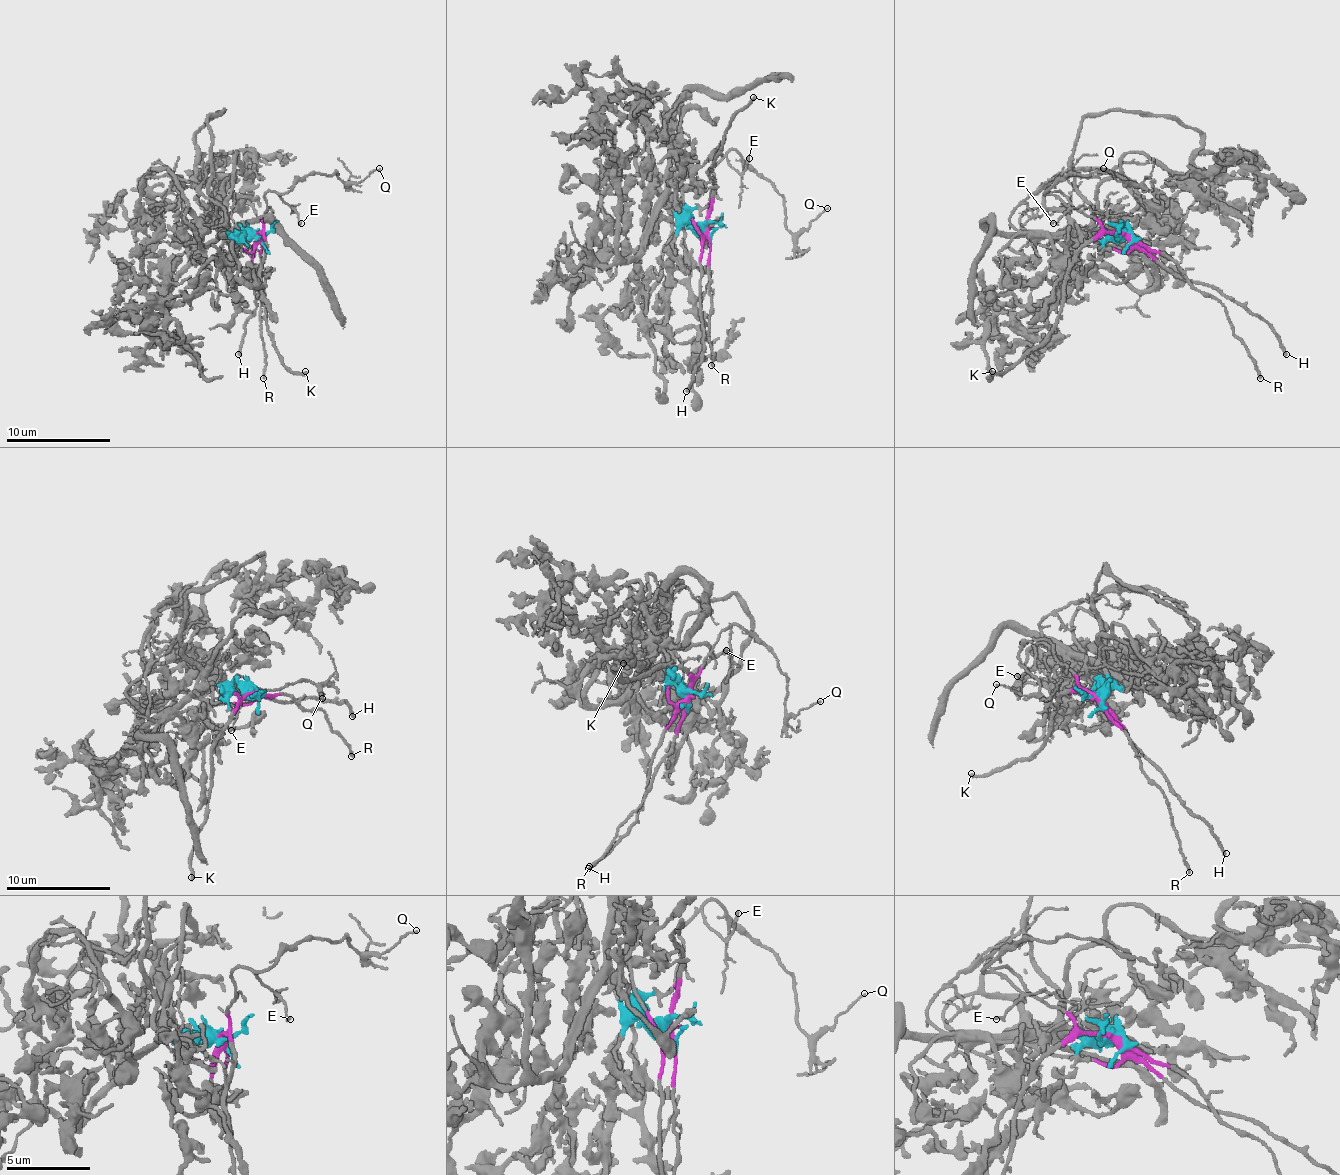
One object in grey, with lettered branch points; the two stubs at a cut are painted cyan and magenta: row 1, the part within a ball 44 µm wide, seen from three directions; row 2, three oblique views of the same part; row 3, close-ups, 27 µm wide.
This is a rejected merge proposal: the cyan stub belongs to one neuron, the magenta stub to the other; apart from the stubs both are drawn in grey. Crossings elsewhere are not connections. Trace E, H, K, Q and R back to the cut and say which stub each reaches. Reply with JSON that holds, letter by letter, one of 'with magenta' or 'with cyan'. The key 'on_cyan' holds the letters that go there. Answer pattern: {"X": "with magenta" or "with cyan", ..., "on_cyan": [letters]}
{"E": "with magenta", "H": "with magenta", "K": "with magenta", "Q": "with magenta", "R": "with magenta", "on_cyan": []}

